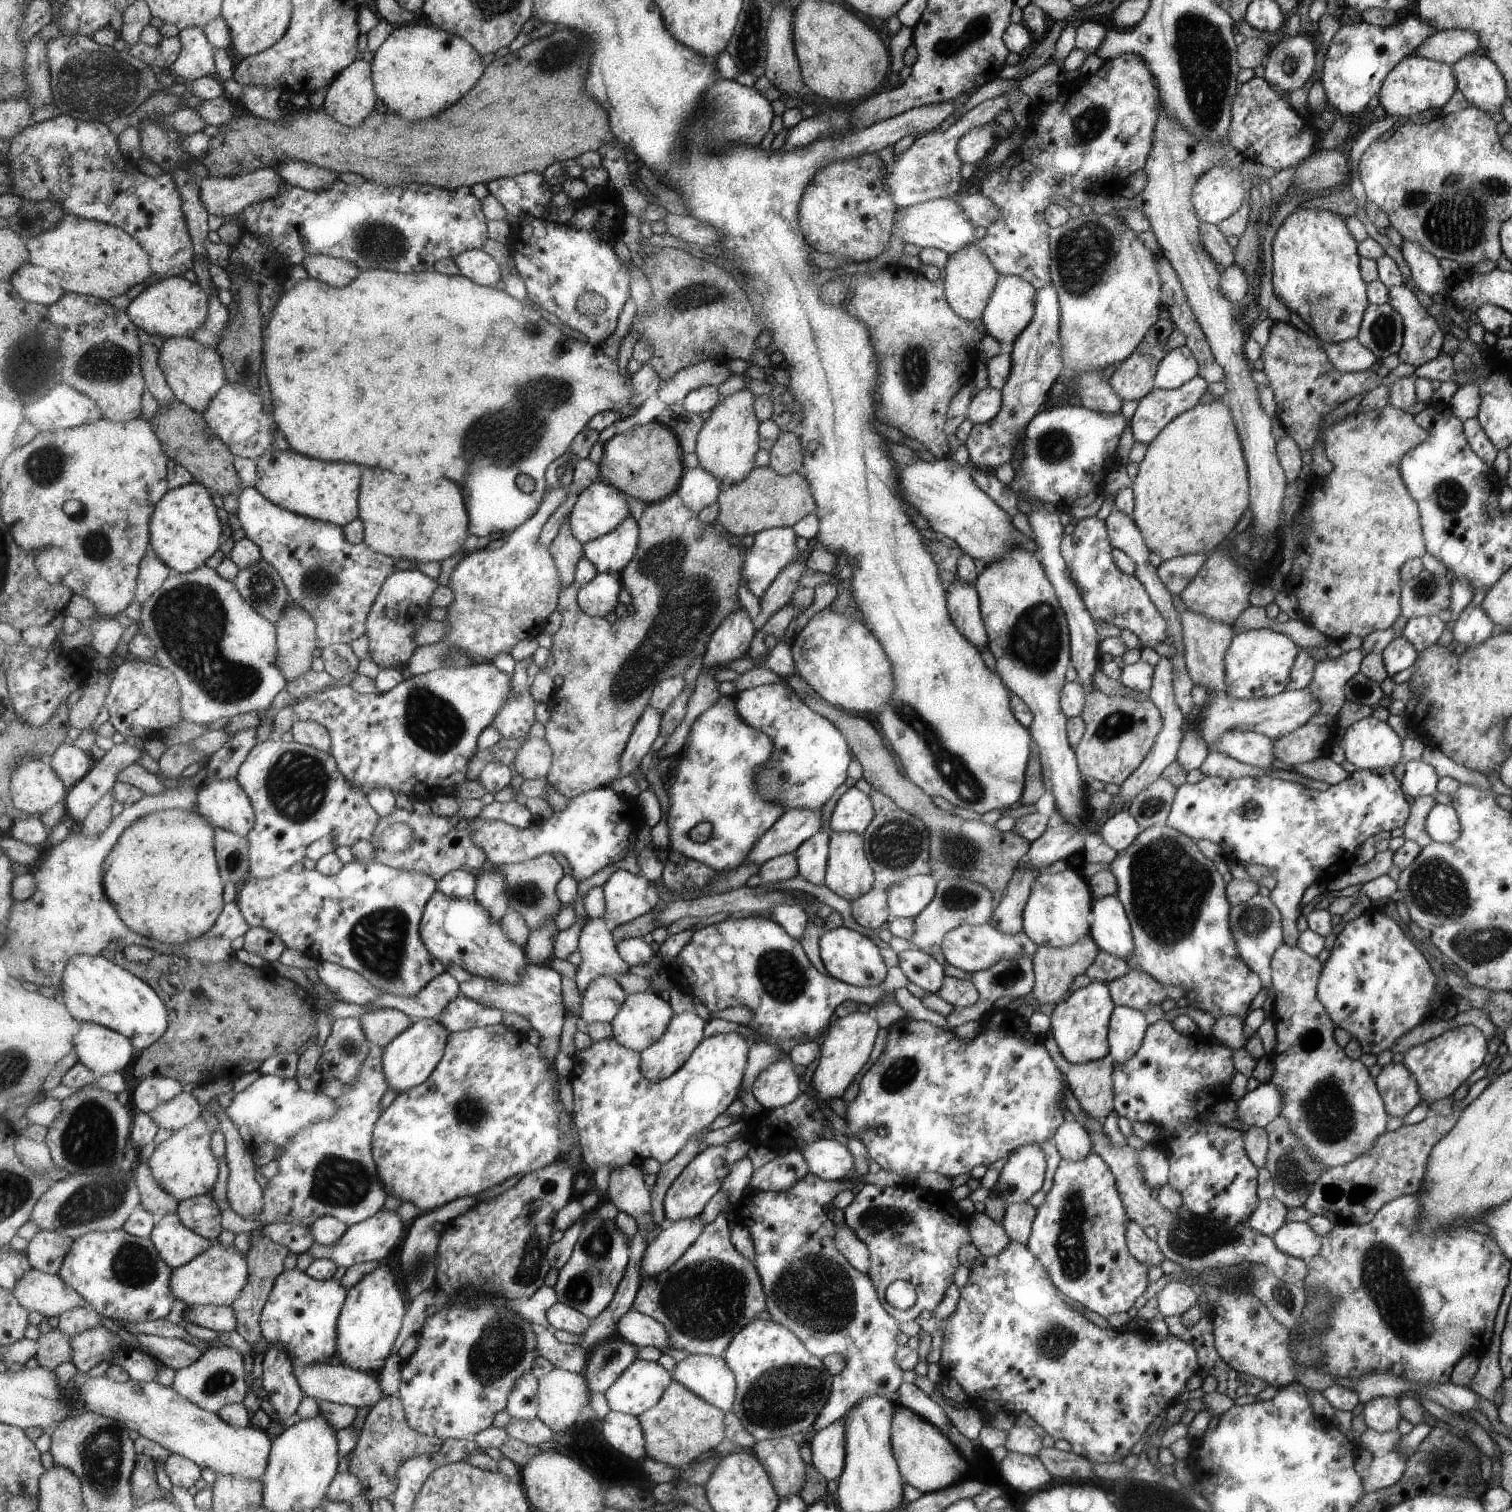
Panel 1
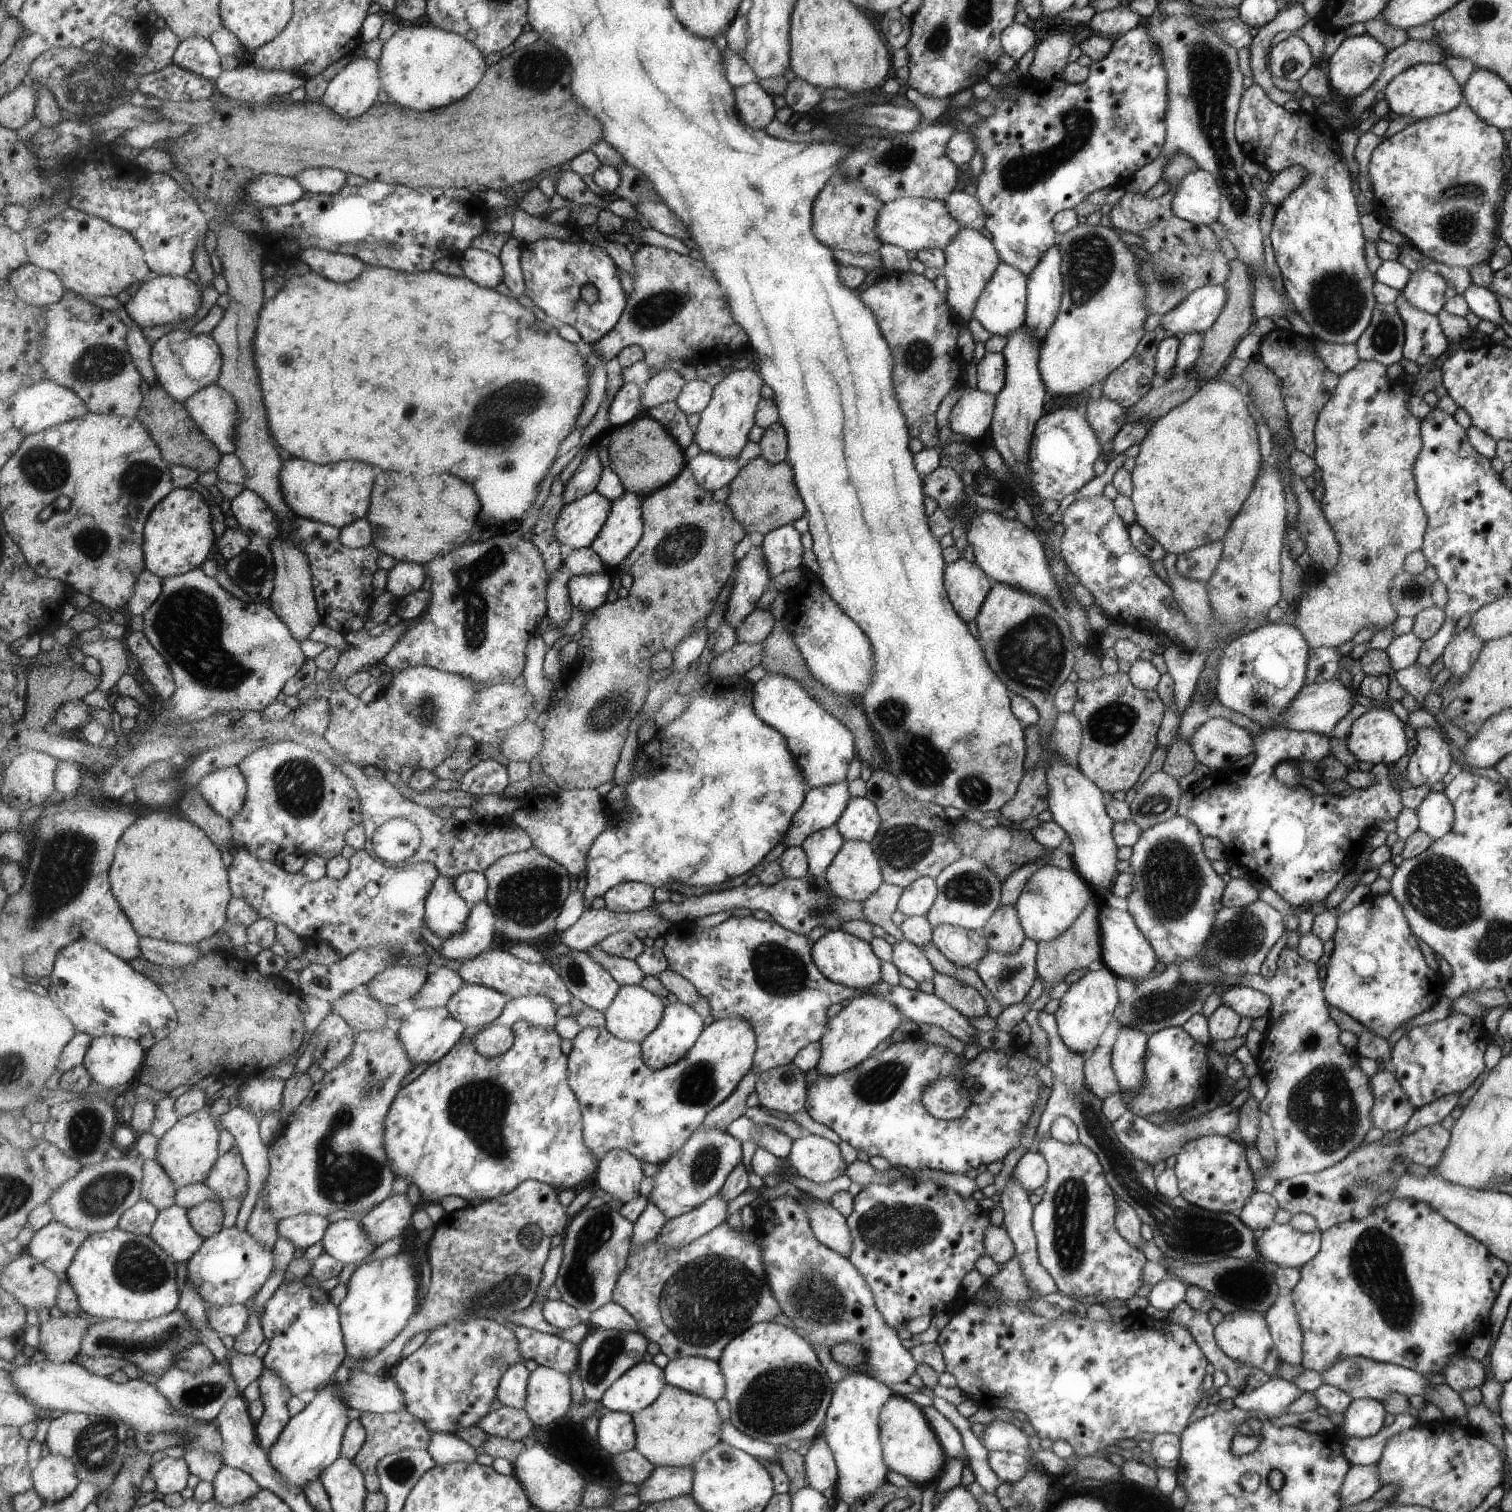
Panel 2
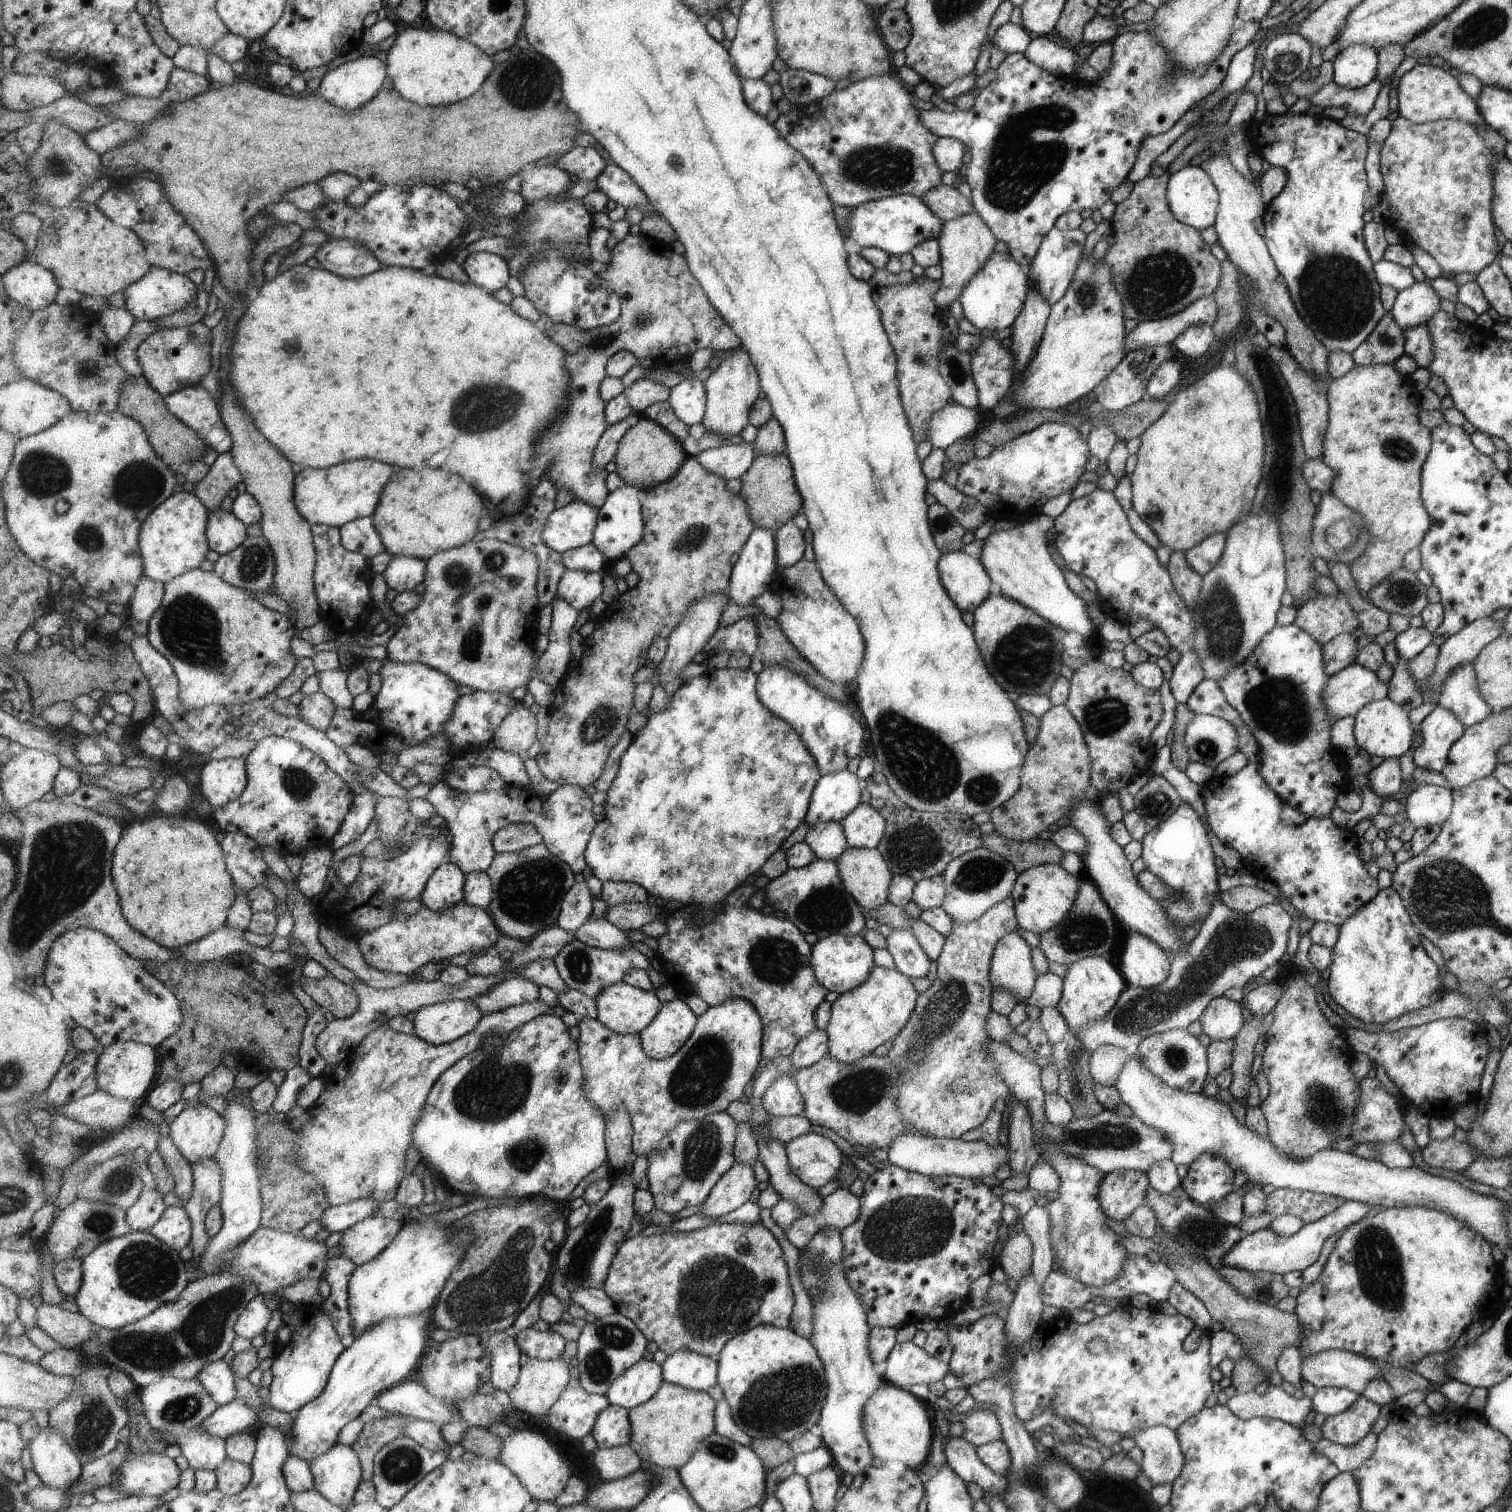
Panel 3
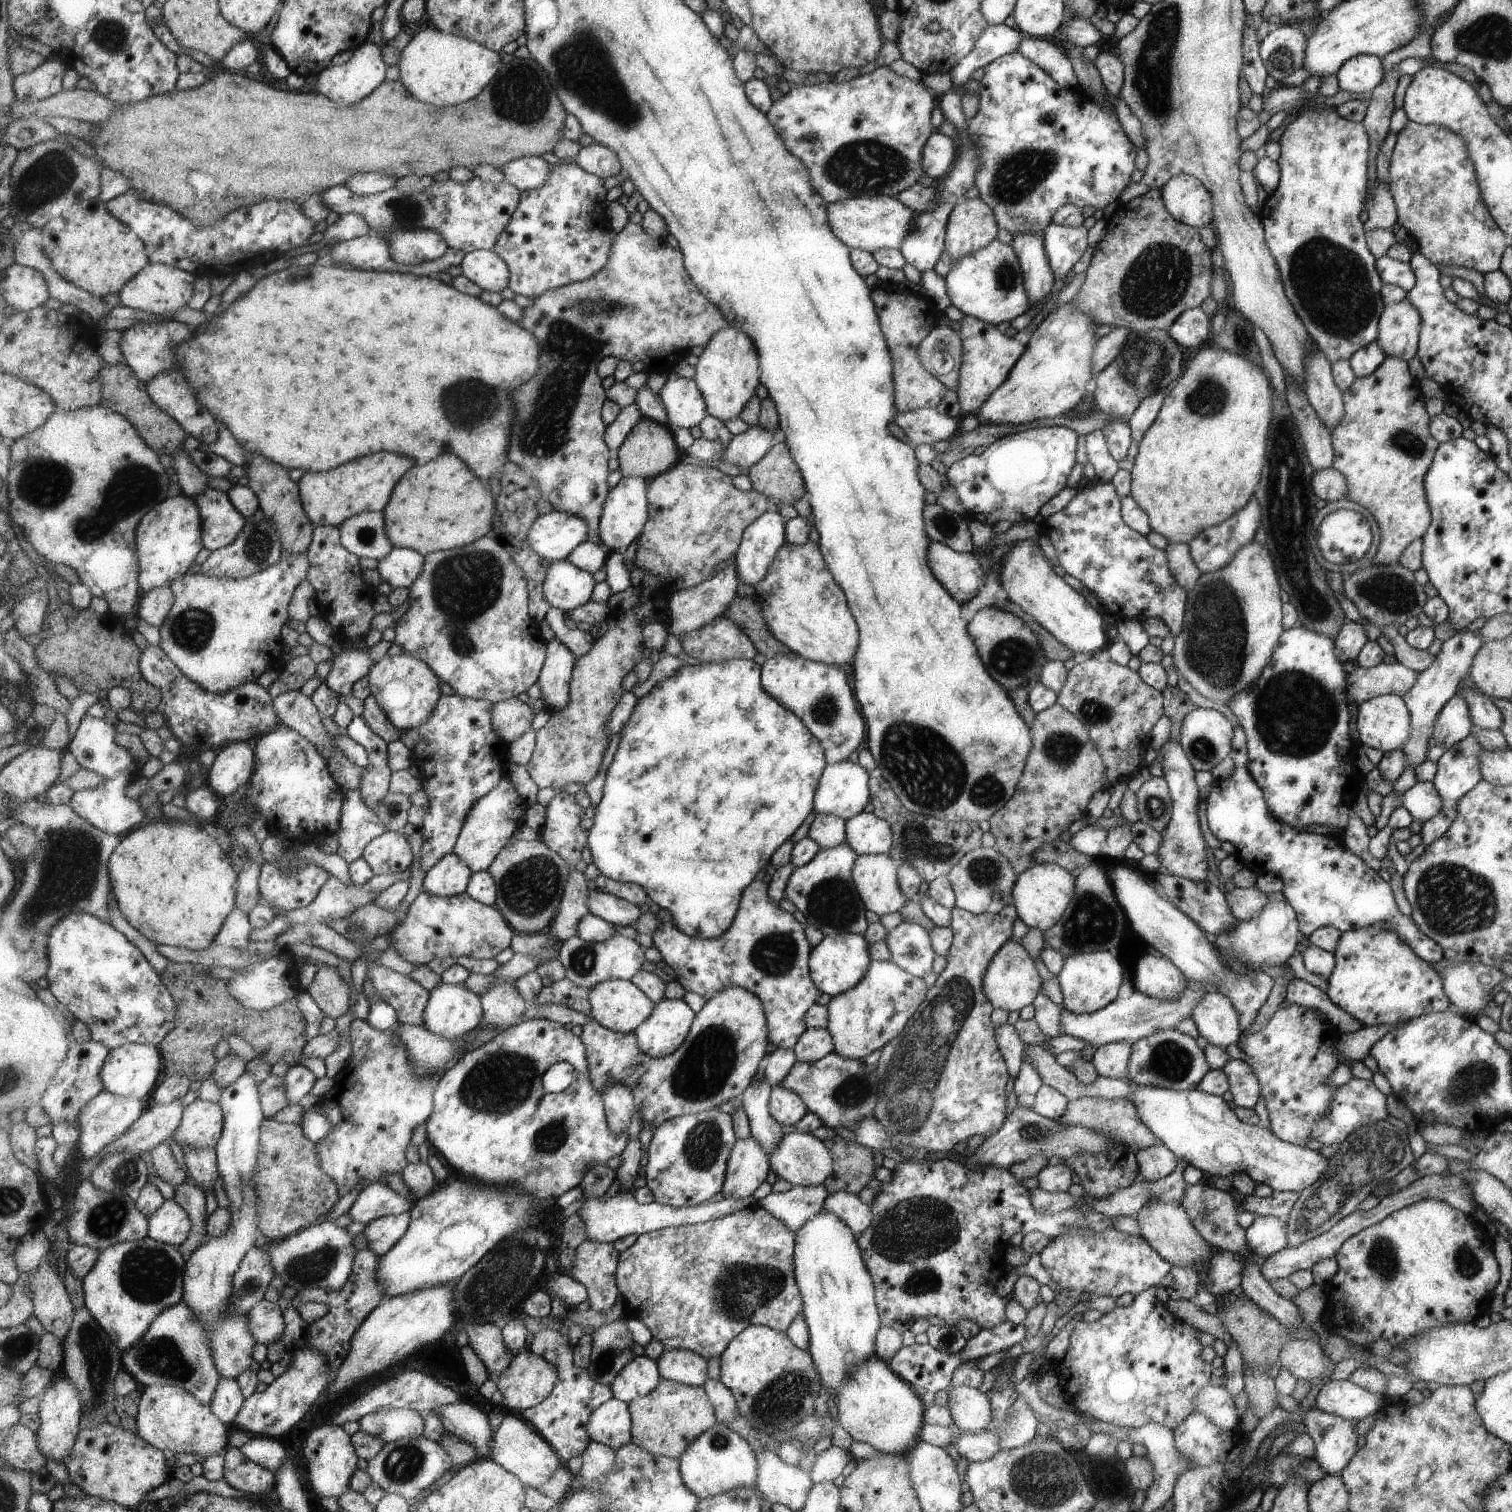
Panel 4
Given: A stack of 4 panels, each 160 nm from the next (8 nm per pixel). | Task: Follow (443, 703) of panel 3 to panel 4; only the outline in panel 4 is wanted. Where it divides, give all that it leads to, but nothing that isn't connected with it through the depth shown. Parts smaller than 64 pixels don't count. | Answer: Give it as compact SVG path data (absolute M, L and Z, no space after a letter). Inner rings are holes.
M410 654L385 655L376 662L370 673L372 694L387 713L389 720L402 732L411 732L411 728L422 727L438 708L441 694L441 679L437 673L421 659Z

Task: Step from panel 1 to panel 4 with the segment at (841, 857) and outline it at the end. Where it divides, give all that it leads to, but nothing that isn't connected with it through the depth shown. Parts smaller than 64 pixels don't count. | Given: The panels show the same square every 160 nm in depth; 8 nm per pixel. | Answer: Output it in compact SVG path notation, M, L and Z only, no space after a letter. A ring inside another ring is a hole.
M886 854L858 855L854 860L851 878L866 910L881 916L907 902L898 887L897 865Z

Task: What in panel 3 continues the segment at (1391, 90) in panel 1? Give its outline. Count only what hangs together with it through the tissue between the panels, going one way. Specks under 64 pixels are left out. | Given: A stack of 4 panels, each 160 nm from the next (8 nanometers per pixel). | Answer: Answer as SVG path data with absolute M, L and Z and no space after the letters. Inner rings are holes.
M1416 63L1400 77L1396 94L1398 116L1412 123L1419 124L1437 119L1459 119L1474 125L1483 123L1475 102L1459 88L1459 82L1451 74L1443 72L1441 66L1436 63Z

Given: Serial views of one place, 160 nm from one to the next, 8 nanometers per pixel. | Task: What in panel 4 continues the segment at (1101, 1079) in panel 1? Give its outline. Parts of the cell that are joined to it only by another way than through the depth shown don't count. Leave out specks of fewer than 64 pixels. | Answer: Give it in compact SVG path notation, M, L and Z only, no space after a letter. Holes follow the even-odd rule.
M1115 1041L1097 1047L1090 1062L1097 1075L1110 1079L1126 1079L1130 1045Z

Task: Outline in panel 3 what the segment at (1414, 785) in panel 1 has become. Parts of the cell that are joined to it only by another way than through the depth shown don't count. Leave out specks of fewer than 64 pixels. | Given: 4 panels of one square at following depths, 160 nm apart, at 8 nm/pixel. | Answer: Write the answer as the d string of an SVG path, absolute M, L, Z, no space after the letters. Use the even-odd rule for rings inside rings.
M1437 704L1417 723L1417 729L1423 740L1413 751L1415 768L1440 772L1447 762L1449 749L1463 734L1465 726L1454 713Z

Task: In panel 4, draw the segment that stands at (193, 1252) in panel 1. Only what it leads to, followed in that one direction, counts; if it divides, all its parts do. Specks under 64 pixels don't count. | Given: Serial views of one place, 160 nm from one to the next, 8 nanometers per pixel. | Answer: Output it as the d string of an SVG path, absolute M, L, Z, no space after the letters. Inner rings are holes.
M175 1199L165 1204L149 1218L148 1236L155 1240L180 1247L194 1228L186 1209Z

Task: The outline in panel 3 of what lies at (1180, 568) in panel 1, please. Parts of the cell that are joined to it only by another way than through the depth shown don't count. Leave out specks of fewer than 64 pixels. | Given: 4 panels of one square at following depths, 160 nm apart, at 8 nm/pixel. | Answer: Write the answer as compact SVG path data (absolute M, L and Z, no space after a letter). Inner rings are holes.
M1226 532L1209 535L1206 539L1203 539L1201 543L1184 551L1187 566L1199 576L1205 575L1219 560L1225 544Z

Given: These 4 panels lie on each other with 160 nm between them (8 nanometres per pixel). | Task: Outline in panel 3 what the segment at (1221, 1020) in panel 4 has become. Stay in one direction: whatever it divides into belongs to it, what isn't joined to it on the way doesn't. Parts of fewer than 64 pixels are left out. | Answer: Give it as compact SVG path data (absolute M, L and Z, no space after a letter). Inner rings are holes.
M1224 996L1217 997L1206 1006L1198 1021L1202 1033L1211 1041L1233 1039L1244 1023L1244 1014L1237 1001L1230 1001Z

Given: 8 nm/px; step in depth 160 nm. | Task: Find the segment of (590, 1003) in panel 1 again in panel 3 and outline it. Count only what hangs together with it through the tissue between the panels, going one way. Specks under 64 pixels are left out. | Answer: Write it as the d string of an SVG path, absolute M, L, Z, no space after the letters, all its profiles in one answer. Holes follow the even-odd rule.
M577 939L568 944L553 960L557 963L559 972L569 988L577 989L592 999L596 999L607 987L623 981L624 976L632 968L648 971L651 968L649 959L632 947L621 951L598 949Z

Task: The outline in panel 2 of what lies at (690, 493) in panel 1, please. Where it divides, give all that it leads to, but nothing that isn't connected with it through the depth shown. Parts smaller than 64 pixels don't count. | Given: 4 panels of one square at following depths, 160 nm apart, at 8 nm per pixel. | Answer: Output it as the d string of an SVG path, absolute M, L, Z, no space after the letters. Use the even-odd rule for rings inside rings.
M701 452L687 462L701 488L709 492L729 486L741 472L744 463L739 458L717 456L713 452Z

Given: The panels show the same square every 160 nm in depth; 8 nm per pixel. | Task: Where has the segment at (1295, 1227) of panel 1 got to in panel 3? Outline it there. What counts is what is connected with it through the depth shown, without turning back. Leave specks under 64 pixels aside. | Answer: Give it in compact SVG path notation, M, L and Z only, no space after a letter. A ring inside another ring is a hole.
M1345 1201L1333 1212L1312 1223L1305 1223L1291 1236L1275 1234L1268 1228L1259 1229L1251 1234L1245 1234L1218 1261L1223 1265L1246 1271L1269 1271L1282 1275L1290 1274L1292 1271L1302 1271L1317 1260L1319 1250L1327 1238L1365 1217L1371 1207L1372 1205L1359 1201Z

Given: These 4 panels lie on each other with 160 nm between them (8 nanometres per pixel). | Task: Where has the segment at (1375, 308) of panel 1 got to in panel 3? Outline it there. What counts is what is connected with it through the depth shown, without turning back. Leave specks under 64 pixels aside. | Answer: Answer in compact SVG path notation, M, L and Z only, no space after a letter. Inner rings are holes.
M1386 311L1375 324L1373 331L1350 352L1355 365L1393 363L1404 353L1404 336L1400 326Z

